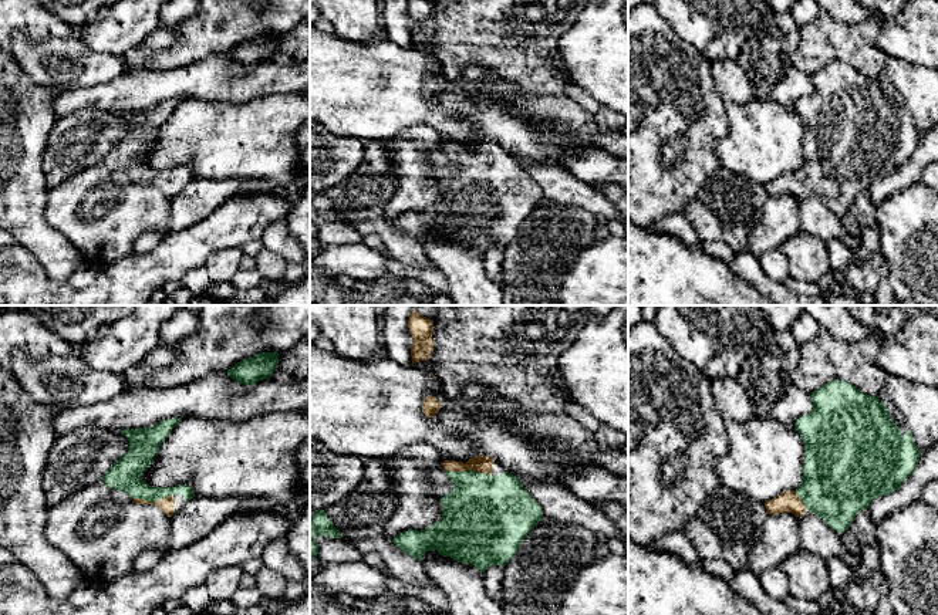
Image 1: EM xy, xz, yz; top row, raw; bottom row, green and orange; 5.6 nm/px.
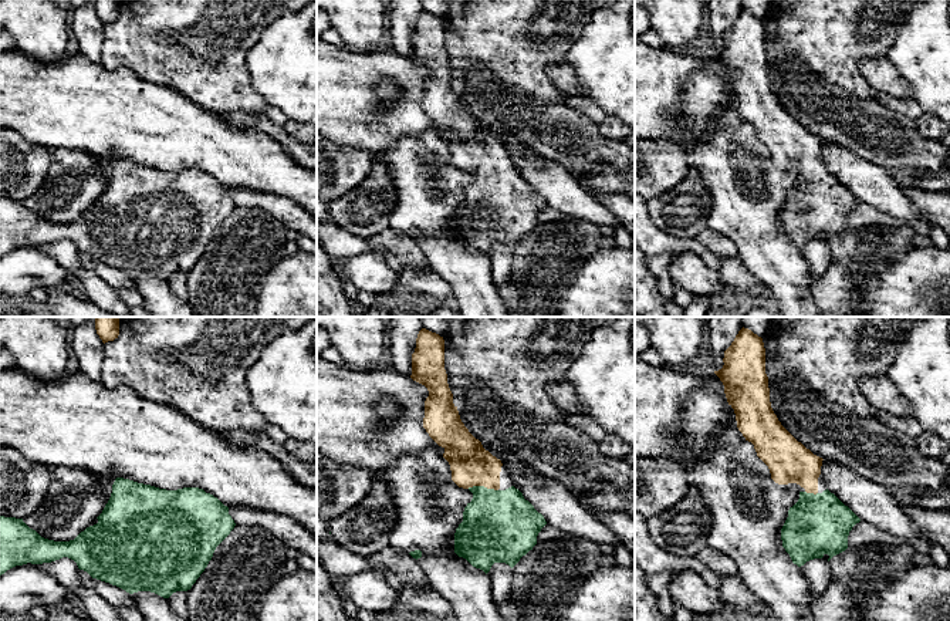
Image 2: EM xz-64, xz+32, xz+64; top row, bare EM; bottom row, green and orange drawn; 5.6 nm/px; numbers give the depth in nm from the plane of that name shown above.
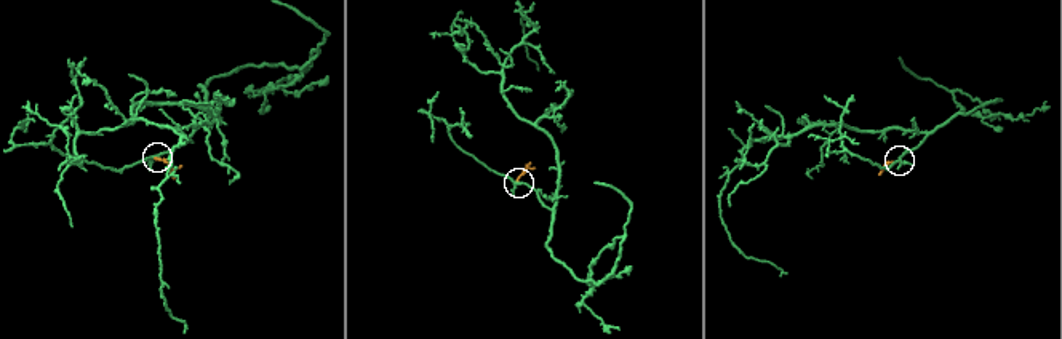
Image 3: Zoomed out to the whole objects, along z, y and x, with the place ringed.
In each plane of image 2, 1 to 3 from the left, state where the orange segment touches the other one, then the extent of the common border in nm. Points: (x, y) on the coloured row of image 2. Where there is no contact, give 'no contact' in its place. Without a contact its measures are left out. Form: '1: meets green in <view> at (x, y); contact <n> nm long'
1: no contact
2: meets green in xz+32 at (483, 486); contact 180 nm long
3: meets green in xz+64 at (811, 493); contact 70 nm long

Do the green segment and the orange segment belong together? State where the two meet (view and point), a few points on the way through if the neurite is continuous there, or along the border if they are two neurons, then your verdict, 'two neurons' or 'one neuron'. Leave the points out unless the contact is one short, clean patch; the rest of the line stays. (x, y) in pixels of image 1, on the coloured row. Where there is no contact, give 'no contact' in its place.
meets green in xz at (469, 470); runs through xz (483, 512), (469, 470), (481, 463); one neuron

